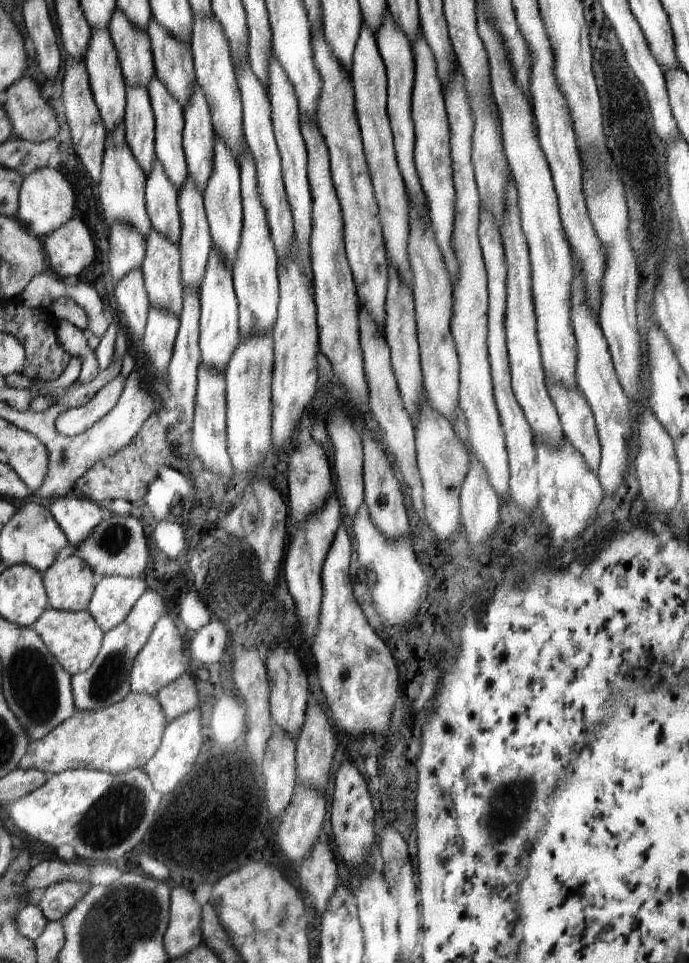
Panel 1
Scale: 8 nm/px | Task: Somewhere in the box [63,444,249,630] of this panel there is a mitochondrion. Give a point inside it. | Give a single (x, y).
(111, 540)

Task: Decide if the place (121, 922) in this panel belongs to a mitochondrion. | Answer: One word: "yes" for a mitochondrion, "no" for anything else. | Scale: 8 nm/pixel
yes

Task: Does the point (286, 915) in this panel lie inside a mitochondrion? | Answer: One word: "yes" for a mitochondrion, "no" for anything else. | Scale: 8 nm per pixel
yes

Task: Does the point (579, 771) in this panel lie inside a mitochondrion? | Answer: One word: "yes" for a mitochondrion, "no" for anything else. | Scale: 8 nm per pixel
no

